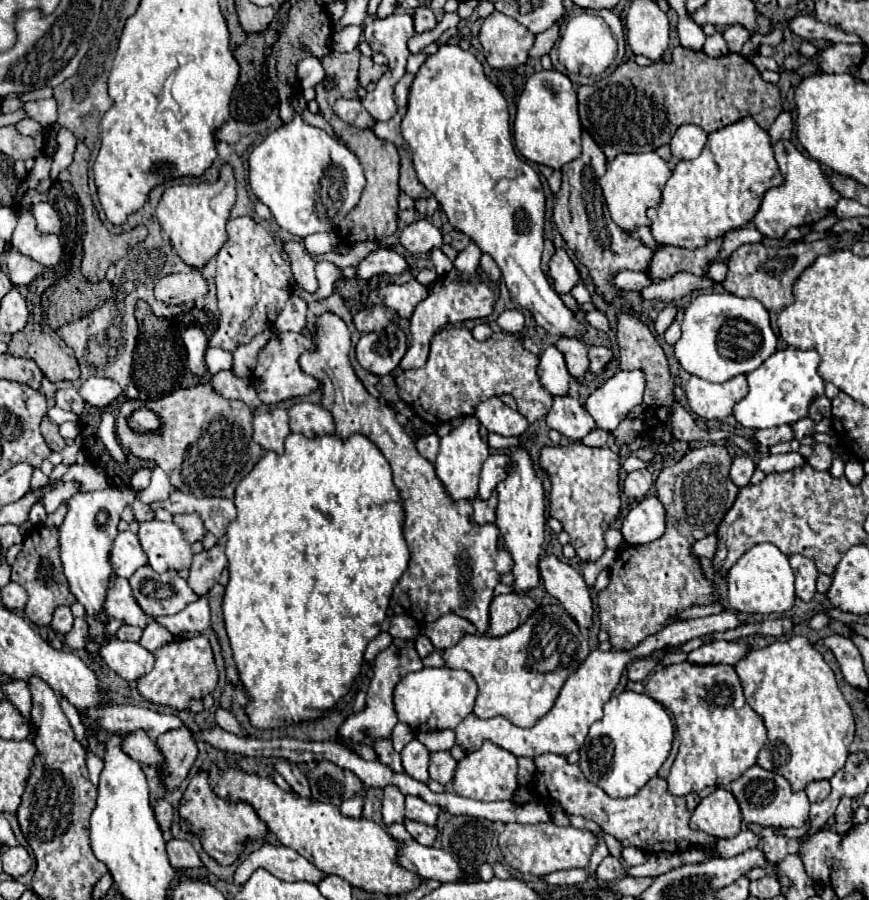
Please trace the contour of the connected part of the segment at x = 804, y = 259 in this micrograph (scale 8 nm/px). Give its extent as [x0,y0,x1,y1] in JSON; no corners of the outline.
[722,240,836,314]

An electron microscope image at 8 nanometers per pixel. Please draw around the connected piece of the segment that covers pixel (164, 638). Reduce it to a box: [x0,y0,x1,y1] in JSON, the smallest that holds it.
[140,622,174,652]

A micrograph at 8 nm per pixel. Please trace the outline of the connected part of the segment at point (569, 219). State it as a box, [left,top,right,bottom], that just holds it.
[554,132,654,304]

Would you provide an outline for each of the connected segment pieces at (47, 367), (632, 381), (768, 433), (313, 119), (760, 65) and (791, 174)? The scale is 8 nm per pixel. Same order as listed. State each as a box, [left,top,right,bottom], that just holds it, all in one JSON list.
[[8,302,80,382],[584,370,644,432],[756,424,794,446],[304,110,344,144],[751,54,779,73],[754,140,840,238]]

